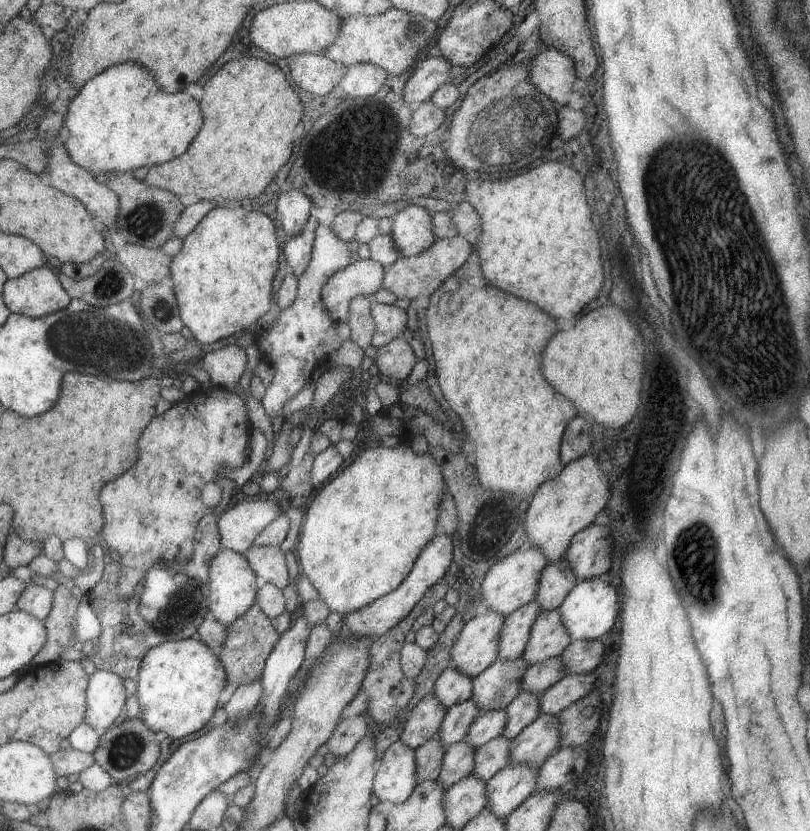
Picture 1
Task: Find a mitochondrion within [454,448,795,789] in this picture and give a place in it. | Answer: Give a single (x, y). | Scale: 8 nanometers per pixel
(695, 548)

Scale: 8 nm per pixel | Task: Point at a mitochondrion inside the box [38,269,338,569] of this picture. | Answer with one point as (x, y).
(90, 338)

